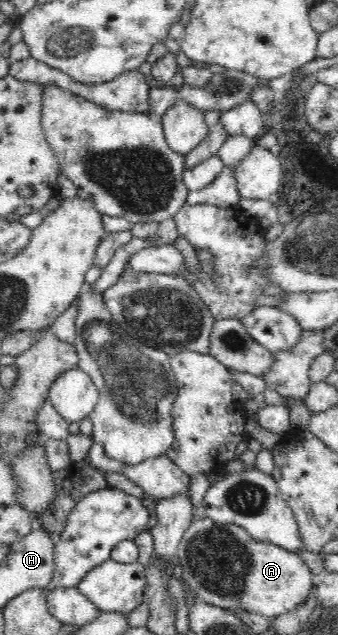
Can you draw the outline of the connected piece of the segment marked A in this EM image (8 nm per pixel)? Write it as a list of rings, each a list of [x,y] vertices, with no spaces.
[[[208,516],[192,520],[177,547],[179,564],[173,569],[179,580],[187,581],[199,601],[227,610],[248,610],[274,618],[299,606],[316,584],[316,577],[296,552],[254,539],[236,524],[218,524]]]

